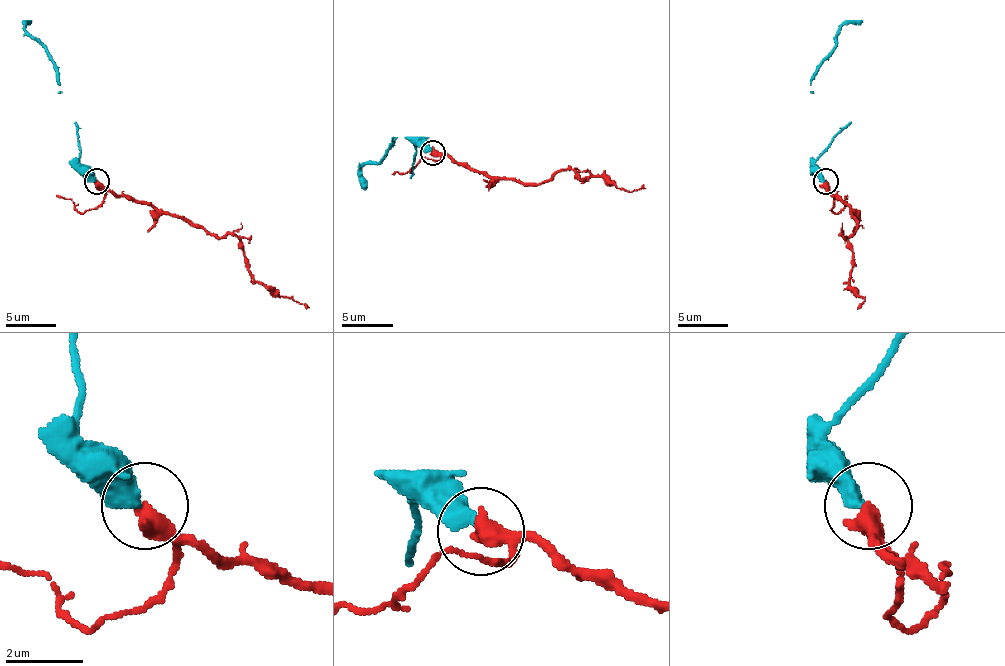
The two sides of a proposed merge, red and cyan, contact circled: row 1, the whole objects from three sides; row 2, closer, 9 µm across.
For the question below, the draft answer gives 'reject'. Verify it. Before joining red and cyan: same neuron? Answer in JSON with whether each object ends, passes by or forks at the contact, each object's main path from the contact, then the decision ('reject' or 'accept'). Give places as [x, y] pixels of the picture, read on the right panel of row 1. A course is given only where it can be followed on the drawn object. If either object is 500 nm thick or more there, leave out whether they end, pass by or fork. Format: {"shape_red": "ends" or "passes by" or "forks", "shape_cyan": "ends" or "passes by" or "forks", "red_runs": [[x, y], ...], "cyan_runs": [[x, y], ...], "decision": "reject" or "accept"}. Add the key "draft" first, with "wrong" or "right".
{"draft": "right", "red_runs": [[826, 180], [826, 188], [856, 218], [856, 231], [841, 233], [851, 251], [849, 284], [864, 299], [856, 309]], "cyan_runs": [[824, 180], [816, 158], [839, 127], [811, 92], [811, 77], [836, 46], [841, 26], [862, 21]], "decision": "reject"}

